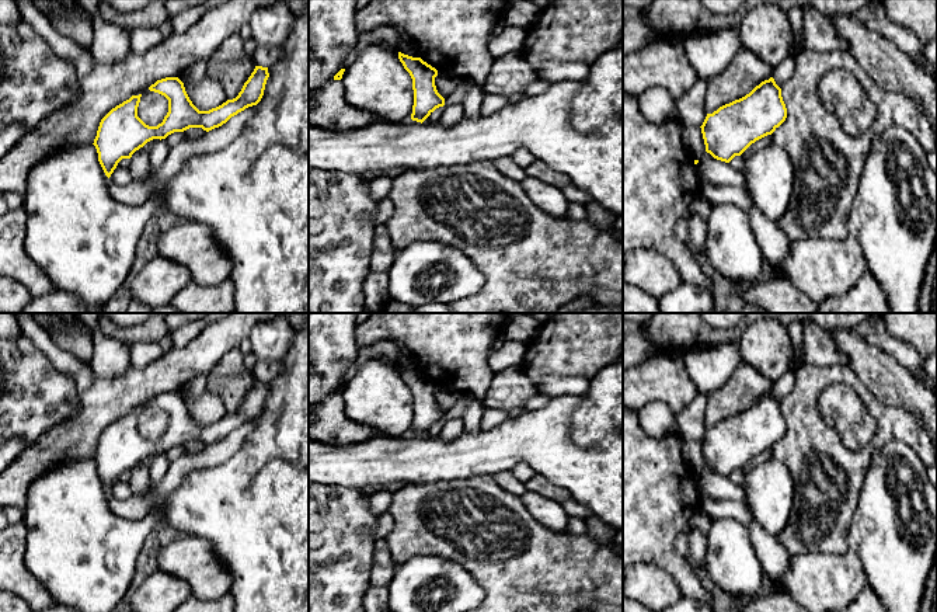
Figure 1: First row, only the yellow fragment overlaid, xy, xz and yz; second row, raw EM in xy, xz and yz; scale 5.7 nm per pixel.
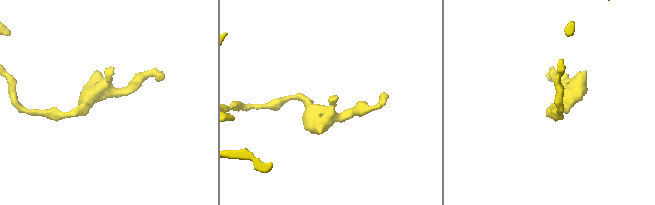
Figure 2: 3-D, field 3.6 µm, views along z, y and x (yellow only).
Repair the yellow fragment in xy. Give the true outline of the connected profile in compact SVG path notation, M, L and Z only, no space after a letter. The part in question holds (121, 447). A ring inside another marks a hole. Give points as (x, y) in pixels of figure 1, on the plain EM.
M255 380L236 413L209 425L199 425L192 418L178 392L157 394L149 404L168 414L168 427L161 438L149 441L137 431L142 408L132 410L101 434L93 459L105 490L109 493L122 473L130 473L136 465L153 453L161 455L189 442L202 442L209 446L245 423L257 420L264 410L268 392L268 382Z

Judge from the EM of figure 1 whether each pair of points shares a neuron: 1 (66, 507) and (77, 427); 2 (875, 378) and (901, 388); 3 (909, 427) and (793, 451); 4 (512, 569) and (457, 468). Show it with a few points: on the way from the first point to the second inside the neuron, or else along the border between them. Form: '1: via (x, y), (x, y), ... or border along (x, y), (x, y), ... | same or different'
1: border along (91, 456), (69, 458), (44, 473) | different
2: via (881, 378), (885, 378), (895, 386) | same
3: via (880, 438), (860, 456), (836, 456), (822, 451) | same
4: border along (491, 475), (435, 480), (431, 483) | different

